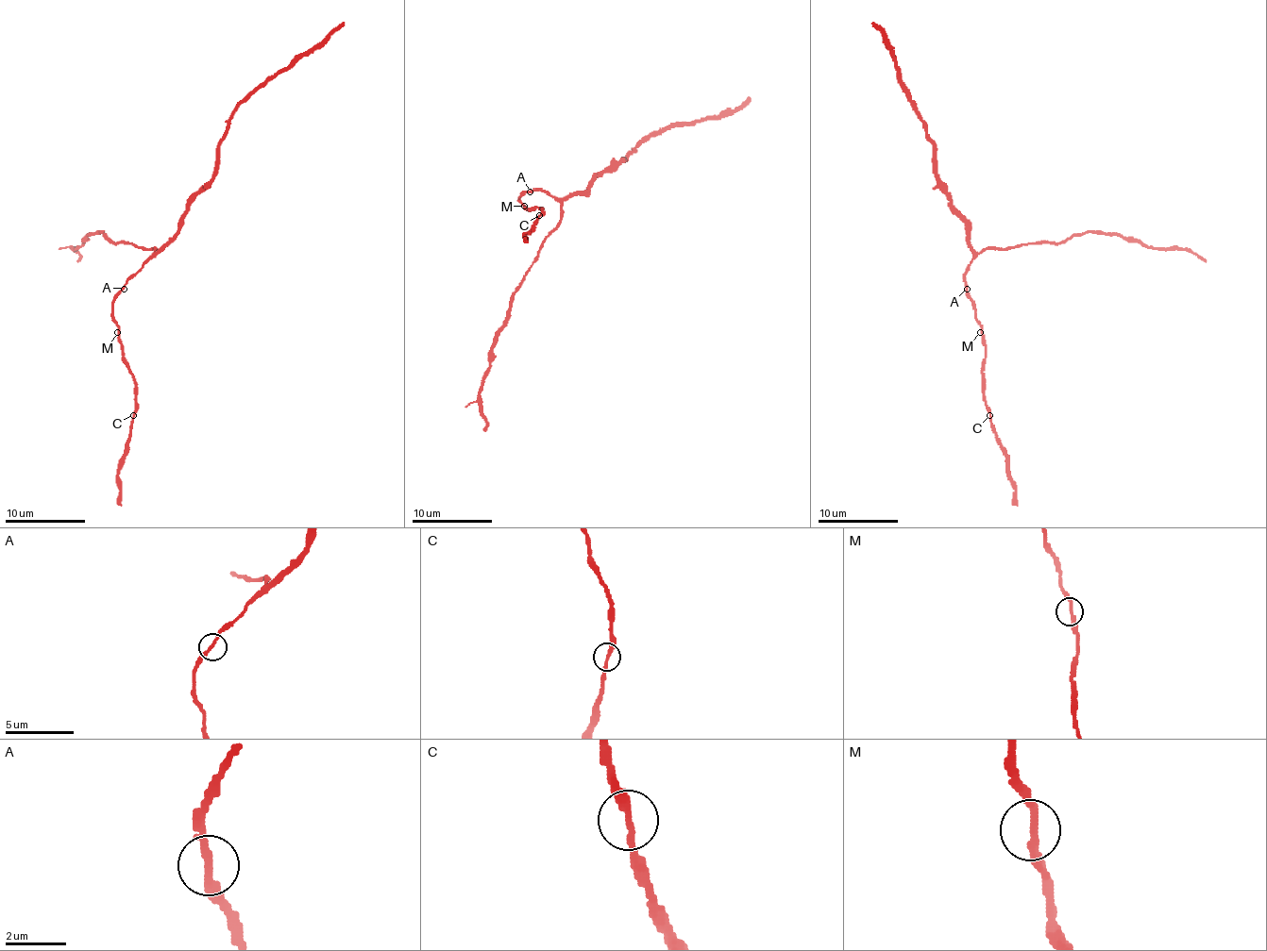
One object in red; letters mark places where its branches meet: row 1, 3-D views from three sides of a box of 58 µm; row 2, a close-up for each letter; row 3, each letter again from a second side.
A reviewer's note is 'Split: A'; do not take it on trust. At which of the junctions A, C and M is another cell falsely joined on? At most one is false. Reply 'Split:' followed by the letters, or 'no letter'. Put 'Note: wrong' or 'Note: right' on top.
Note: wrong
Split: no letter

